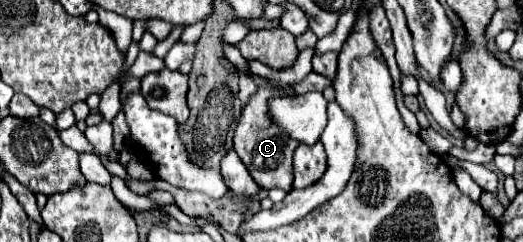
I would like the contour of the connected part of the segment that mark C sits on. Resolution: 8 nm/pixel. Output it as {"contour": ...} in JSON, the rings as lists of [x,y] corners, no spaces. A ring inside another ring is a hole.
{"contour":[[[309,73],[303,81],[293,83],[293,85],[281,85],[279,81],[267,79],[267,87],[259,87],[259,91],[245,105],[239,117],[239,125],[235,129],[233,149],[237,151],[237,155],[241,157],[241,161],[245,163],[245,167],[249,169],[251,177],[255,179],[259,187],[283,189],[289,193],[293,189],[293,151],[299,147],[299,141],[289,139],[287,133],[279,125],[273,123],[271,113],[269,113],[269,101],[281,95],[295,97],[295,95],[305,95],[307,91],[323,91],[327,85],[331,85],[329,77],[321,77],[319,73]]]}

